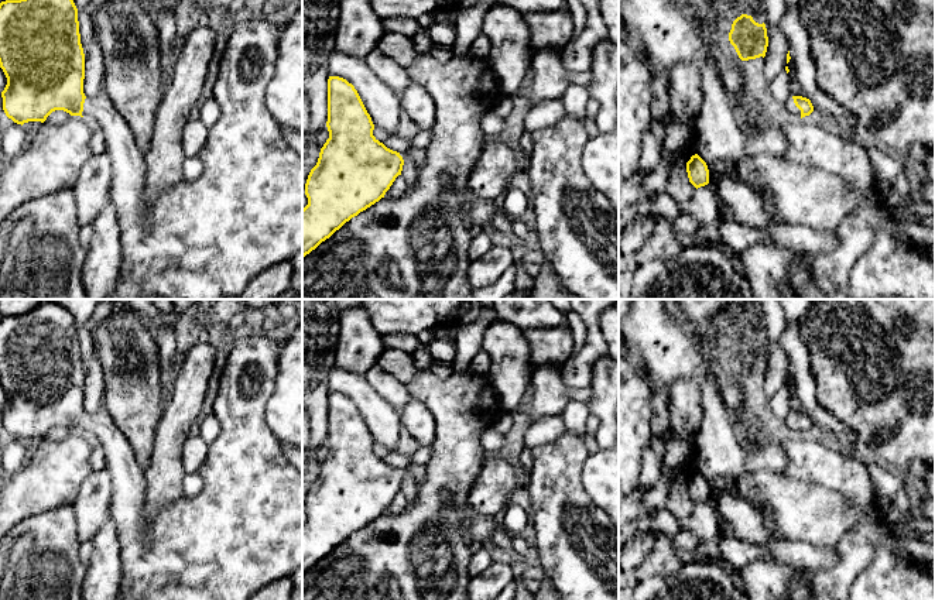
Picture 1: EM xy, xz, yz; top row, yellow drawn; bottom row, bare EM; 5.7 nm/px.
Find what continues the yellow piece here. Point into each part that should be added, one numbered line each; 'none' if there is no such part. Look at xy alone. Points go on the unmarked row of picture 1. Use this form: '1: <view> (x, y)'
1: xy (243, 531)

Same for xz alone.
1: xz (418, 472)

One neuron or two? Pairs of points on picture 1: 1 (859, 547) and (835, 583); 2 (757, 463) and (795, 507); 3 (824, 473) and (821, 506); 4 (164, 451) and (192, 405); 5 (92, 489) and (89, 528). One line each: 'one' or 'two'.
1: one
2: two
3: two
4: one
5: one

